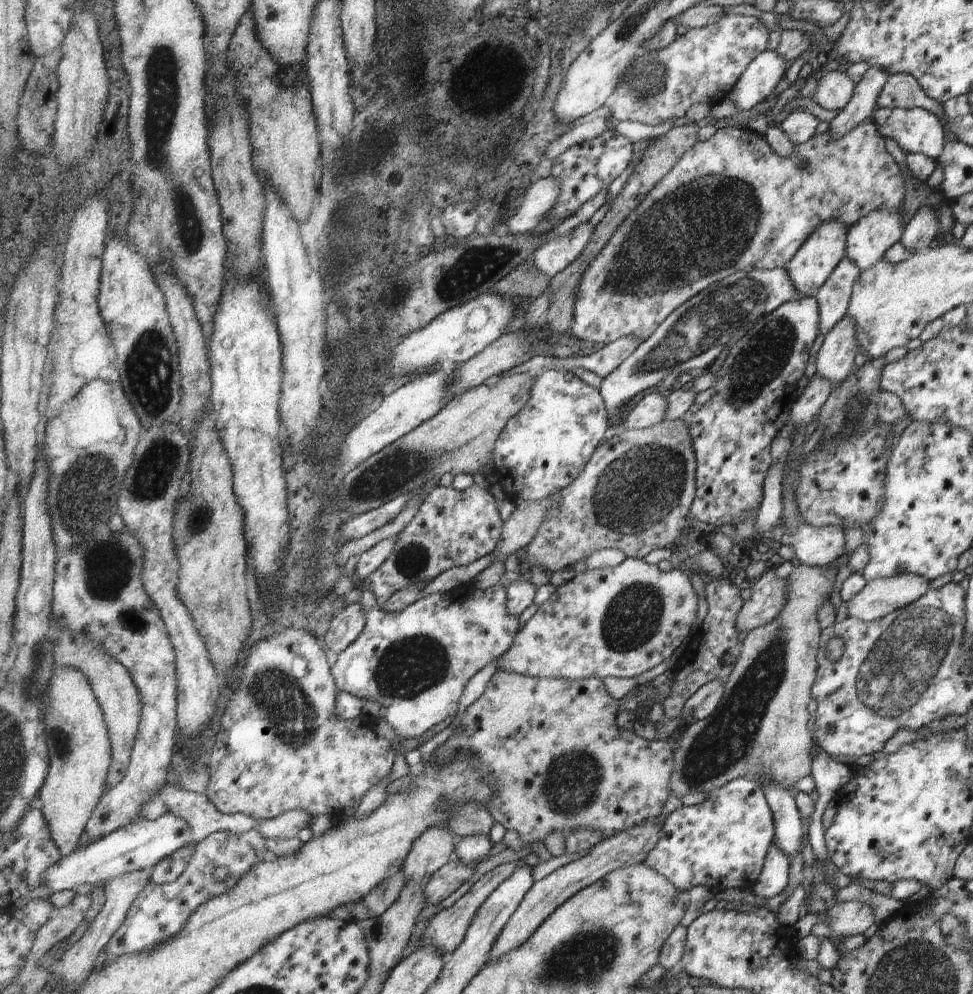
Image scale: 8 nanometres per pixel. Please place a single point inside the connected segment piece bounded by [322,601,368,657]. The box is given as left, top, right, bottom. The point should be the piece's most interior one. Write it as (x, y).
(345, 628)

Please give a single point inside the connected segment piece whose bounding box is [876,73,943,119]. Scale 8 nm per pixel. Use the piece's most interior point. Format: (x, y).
(901, 91)

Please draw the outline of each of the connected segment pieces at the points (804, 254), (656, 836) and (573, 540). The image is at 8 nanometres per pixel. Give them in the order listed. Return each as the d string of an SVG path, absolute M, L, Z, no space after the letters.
M826 221L803 242L791 261L784 267L785 273L799 298L814 297L827 281L828 275L845 255L846 230L837 222Z
M656 819L654 824L648 823L644 826L635 826L633 829L617 834L615 837L604 839L587 856L557 869L536 882L530 893L523 900L522 905L515 912L515 915L511 916L510 922L495 940L495 945L491 950L487 964L491 961L499 961L508 953L523 947L531 939L531 936L547 921L547 918L551 917L551 914L554 914L581 890L596 884L618 869L645 863L647 856L655 849L655 846L658 846L664 822L665 819L663 822L659 822Z
M683 420L665 421L659 425L640 430L640 429L621 429L612 432L603 445L594 453L586 470L571 484L567 489L561 490L556 504L548 511L543 525L539 528L535 539L527 547L527 560L531 568L542 567L551 573L559 572L575 566L575 564L585 563L585 560L604 548L619 549L628 558L642 559L653 552L653 550L667 549L674 546L675 540L683 534L685 526L687 526L687 516L689 516L696 494L698 492L697 484L698 459L694 448L693 438L690 434L689 424L685 424Z

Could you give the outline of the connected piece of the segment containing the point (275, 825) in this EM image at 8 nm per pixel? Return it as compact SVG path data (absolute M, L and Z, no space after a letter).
M293 810L275 819L267 819L258 829L264 837L275 841L289 841L298 838L299 832L309 828L312 817L305 810Z

